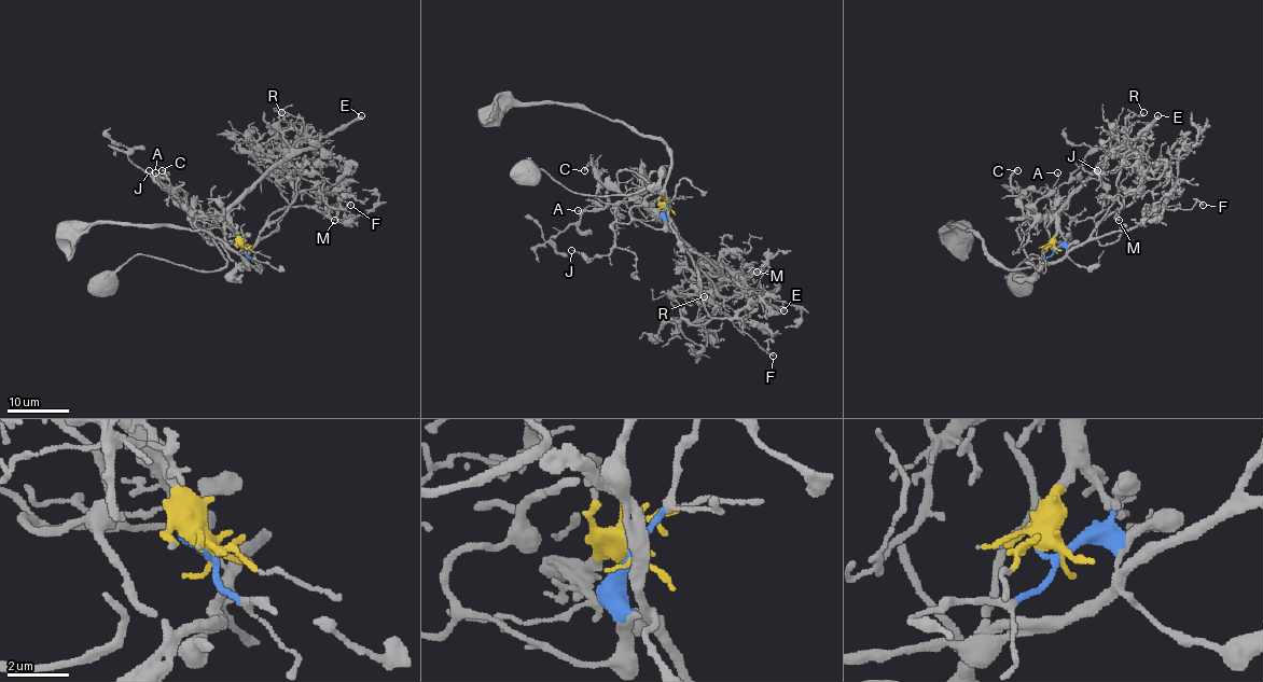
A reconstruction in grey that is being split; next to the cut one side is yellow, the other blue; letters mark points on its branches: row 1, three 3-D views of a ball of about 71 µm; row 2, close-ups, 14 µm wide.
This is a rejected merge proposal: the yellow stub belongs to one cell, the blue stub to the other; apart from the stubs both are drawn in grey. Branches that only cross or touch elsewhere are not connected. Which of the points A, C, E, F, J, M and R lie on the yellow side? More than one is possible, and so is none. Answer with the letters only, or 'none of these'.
A, C, E, R

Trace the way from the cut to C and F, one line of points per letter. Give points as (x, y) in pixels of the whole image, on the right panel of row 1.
C: (1053, 249), (1056, 221), (1038, 213), (1010, 184), (1010, 175), (1018, 170)
F: (1053, 249), (1070, 250), (1107, 233), (1132, 230), (1165, 206), (1191, 209), (1198, 200), (1203, 206)

